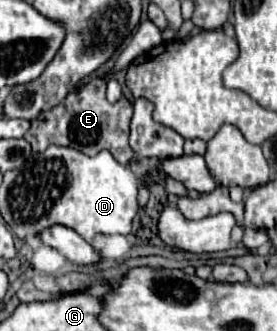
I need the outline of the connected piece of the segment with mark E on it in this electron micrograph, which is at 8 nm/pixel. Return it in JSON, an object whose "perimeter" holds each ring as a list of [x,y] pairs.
{"perimeter":[[[94,78],[82,88],[70,92],[58,106],[42,112],[36,120],[32,120],[32,126],[24,138],[32,144],[34,152],[42,152],[50,144],[70,146],[88,156],[94,156],[100,150],[110,150],[120,164],[128,164],[130,158],[134,156],[132,148],[128,146],[130,116],[132,116],[132,104],[124,96],[118,102],[110,104],[106,100],[106,80]]]}

